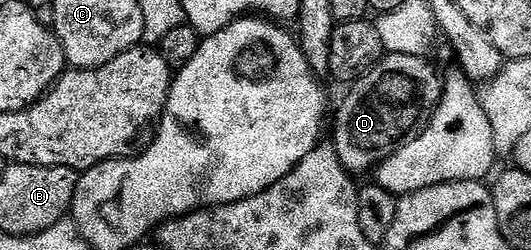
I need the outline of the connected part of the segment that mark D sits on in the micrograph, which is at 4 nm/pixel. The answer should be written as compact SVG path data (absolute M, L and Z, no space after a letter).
M387 53L362 79L350 84L351 92L335 115L333 140L337 157L349 173L386 164L416 134L420 126L419 99L428 105L439 102L443 96L443 79L425 60L423 55Z

